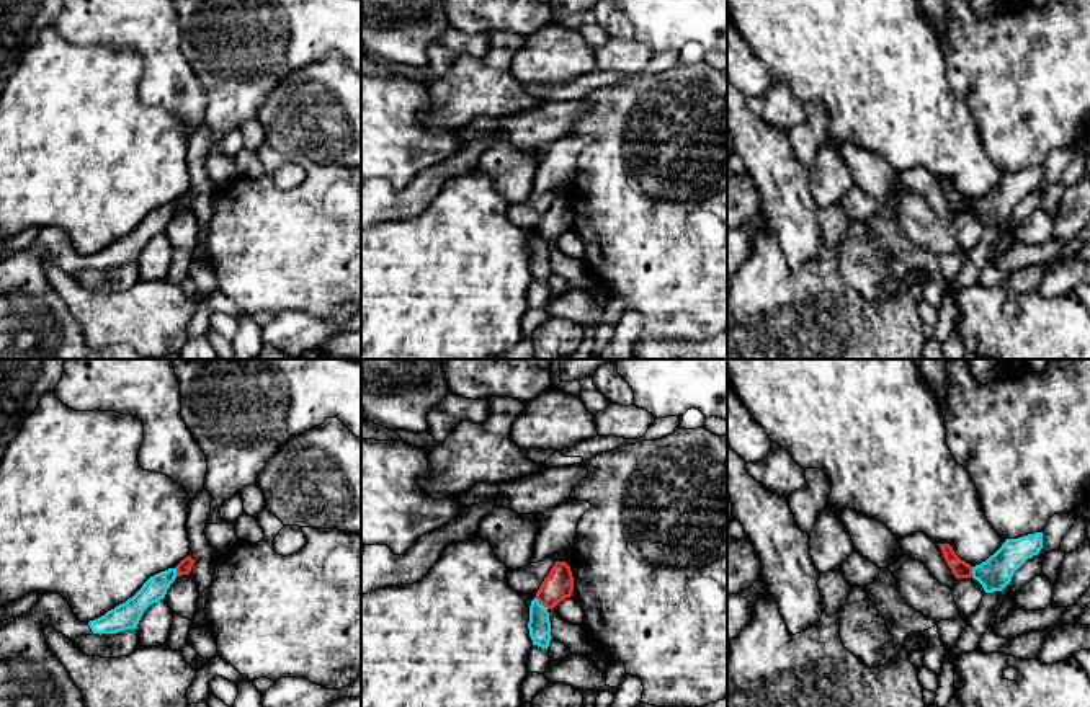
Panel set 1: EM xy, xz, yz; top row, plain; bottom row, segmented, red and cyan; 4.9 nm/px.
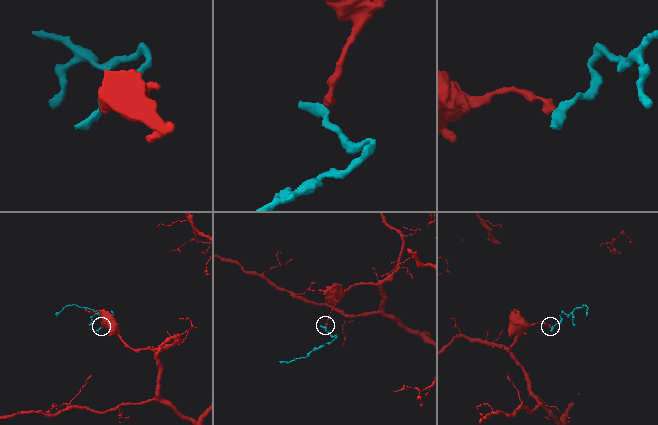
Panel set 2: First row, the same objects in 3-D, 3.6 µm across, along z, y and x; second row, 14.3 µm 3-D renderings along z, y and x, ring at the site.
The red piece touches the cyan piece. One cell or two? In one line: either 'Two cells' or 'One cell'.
Two cells

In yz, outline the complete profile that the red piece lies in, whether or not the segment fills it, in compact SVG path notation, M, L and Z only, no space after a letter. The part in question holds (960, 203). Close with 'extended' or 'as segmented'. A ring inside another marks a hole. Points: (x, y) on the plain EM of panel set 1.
M938 178L943 191L948 198L948 201L951 202L953 209L959 214L959 212L971 212L972 211L972 202L969 198L966 198L964 194L961 194L953 181L949 178Z; as segmented

